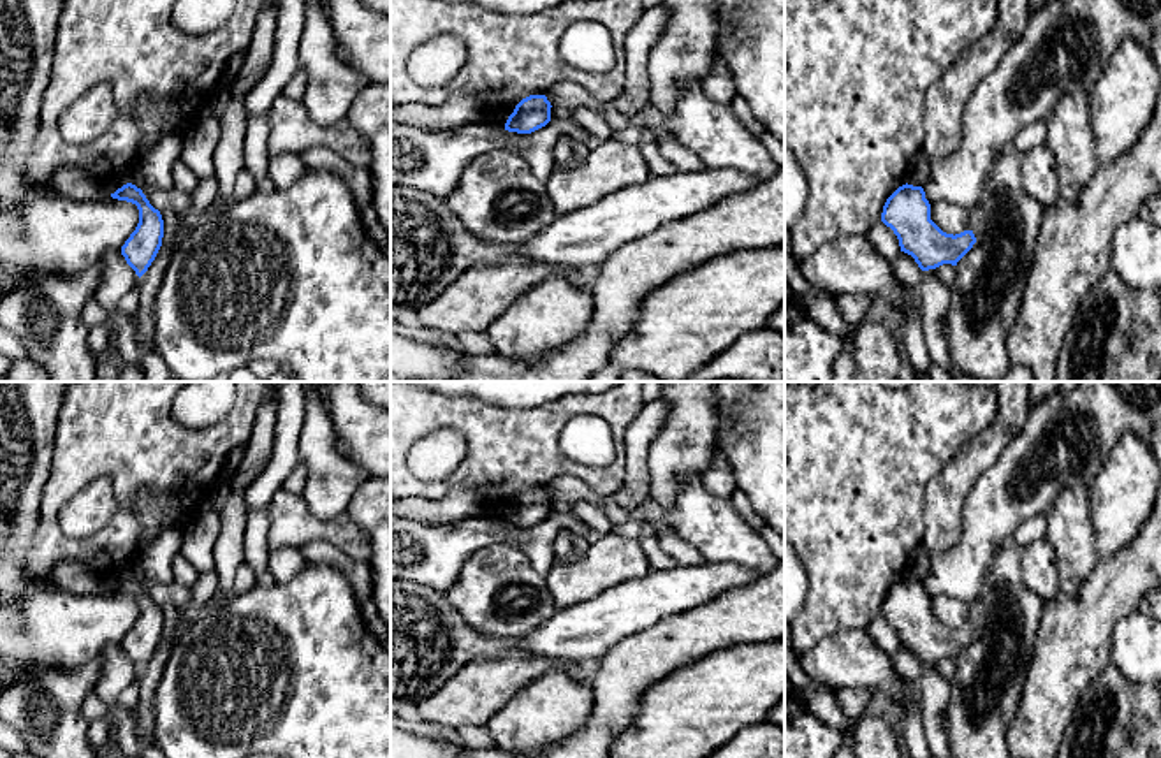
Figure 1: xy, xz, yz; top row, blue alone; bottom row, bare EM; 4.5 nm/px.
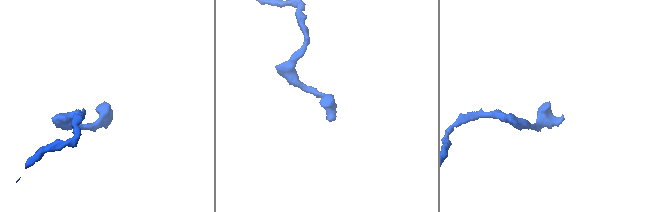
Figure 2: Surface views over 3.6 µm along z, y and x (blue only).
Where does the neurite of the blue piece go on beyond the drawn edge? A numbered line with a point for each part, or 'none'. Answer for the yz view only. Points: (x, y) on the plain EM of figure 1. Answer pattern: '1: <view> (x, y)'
1: yz (977, 609)

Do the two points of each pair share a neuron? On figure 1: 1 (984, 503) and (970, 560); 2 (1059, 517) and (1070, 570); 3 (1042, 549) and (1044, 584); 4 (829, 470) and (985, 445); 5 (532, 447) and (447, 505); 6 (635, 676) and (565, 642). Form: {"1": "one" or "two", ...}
{"1": "one", "2": "one", "3": "one", "4": "two", "5": "two", "6": "two"}

